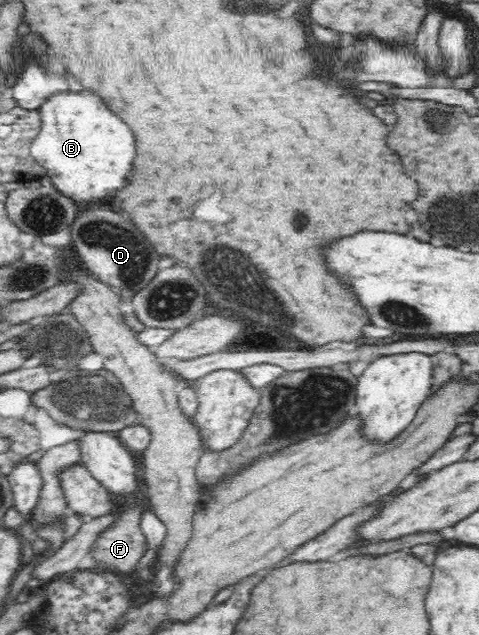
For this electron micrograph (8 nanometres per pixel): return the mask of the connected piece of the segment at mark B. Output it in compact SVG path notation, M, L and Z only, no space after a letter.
M66 91L50 95L40 107L41 130L32 140L31 155L44 167L57 191L74 201L80 210L112 206L112 199L122 187L126 171L130 171L130 159L134 159L134 135L130 135L124 123L100 96L93 91Z

